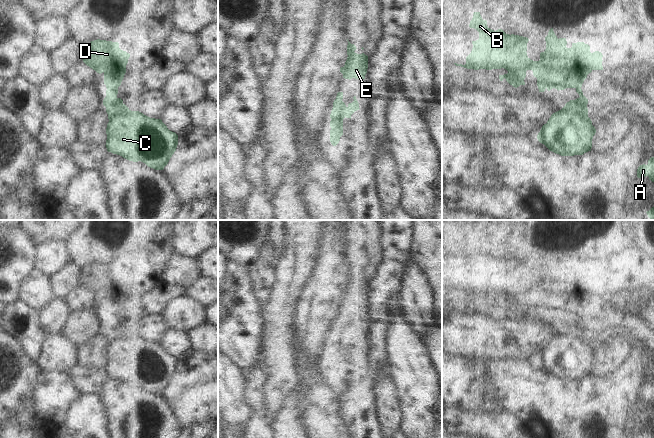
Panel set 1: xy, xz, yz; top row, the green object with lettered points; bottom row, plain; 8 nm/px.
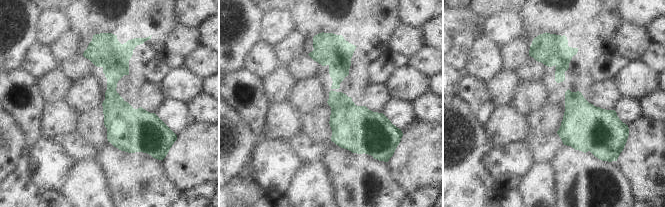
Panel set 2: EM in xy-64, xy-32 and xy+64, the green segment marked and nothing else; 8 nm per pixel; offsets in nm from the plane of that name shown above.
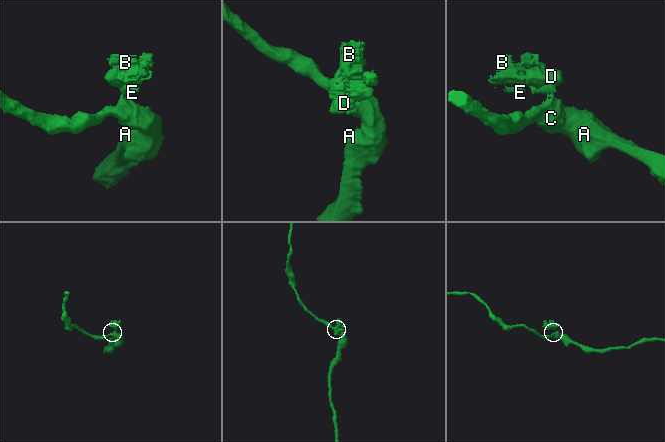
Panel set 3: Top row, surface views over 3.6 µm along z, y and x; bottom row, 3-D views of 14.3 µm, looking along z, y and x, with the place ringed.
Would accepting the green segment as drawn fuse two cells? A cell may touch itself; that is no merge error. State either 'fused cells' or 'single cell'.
fused cells

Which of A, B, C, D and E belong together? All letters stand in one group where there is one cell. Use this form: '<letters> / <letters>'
A C / B D E

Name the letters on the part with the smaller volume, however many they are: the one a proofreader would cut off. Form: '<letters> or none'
B, D, E.

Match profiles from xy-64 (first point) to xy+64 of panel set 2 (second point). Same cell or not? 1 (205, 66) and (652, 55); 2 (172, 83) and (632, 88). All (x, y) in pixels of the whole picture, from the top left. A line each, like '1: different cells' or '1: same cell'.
1: same cell
2: same cell

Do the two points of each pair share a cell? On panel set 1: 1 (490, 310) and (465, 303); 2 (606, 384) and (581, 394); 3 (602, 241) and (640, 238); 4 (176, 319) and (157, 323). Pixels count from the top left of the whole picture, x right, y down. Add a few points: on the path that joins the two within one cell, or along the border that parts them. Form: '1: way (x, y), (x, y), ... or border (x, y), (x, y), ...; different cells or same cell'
1: way (484, 304), (471, 303); same cell
2: way (600, 389), (595, 389), (587, 394); same cell
3: border (630, 230), (634, 248); different cells
4: border (162, 314), (170, 328); different cells

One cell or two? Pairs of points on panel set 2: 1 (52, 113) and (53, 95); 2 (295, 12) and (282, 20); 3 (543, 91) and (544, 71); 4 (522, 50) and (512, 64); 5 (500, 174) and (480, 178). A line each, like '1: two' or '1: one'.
1: two
2: two
3: two
4: one
5: two

